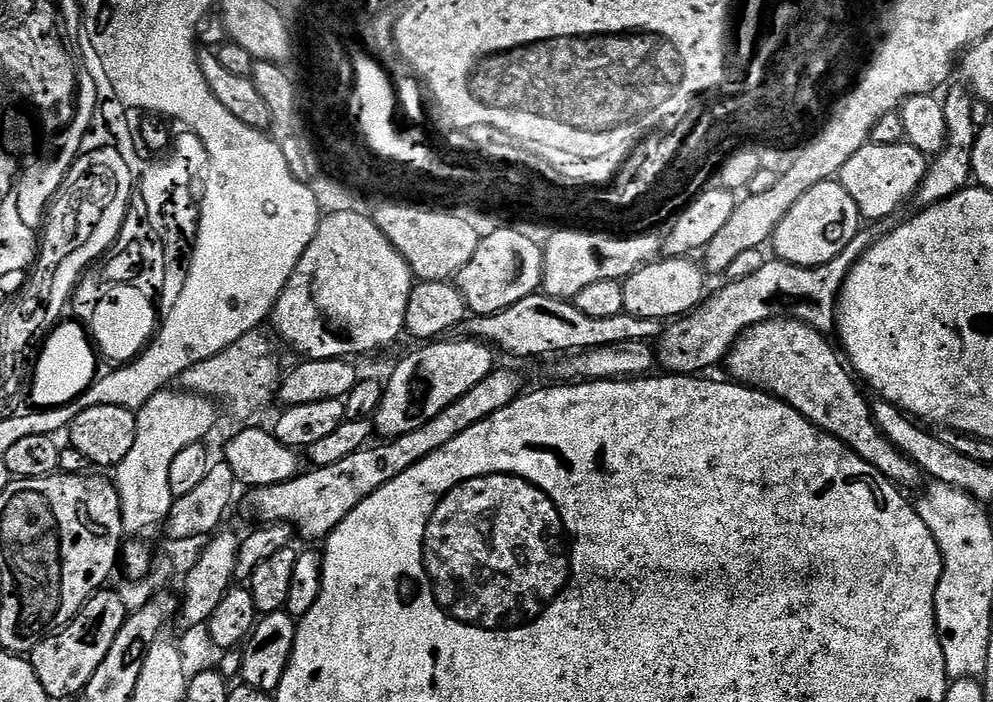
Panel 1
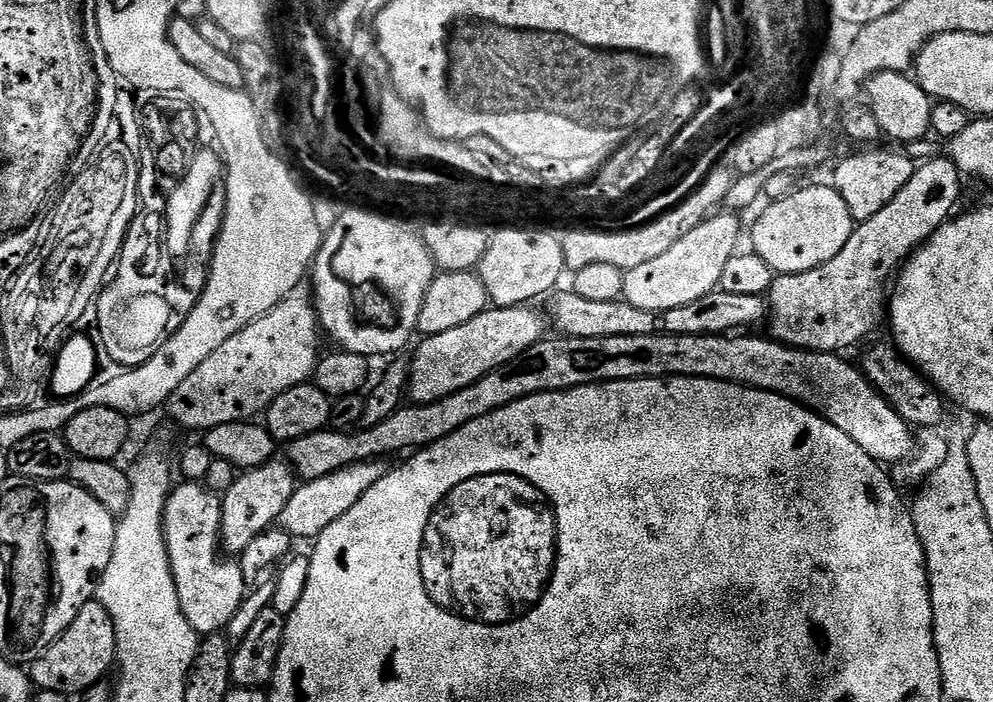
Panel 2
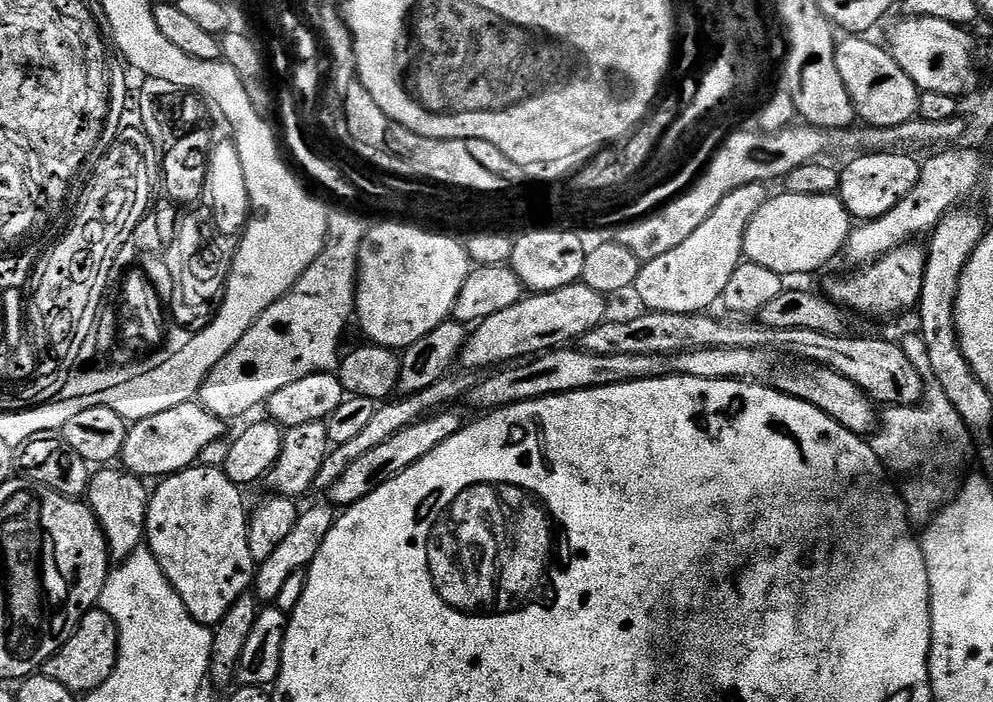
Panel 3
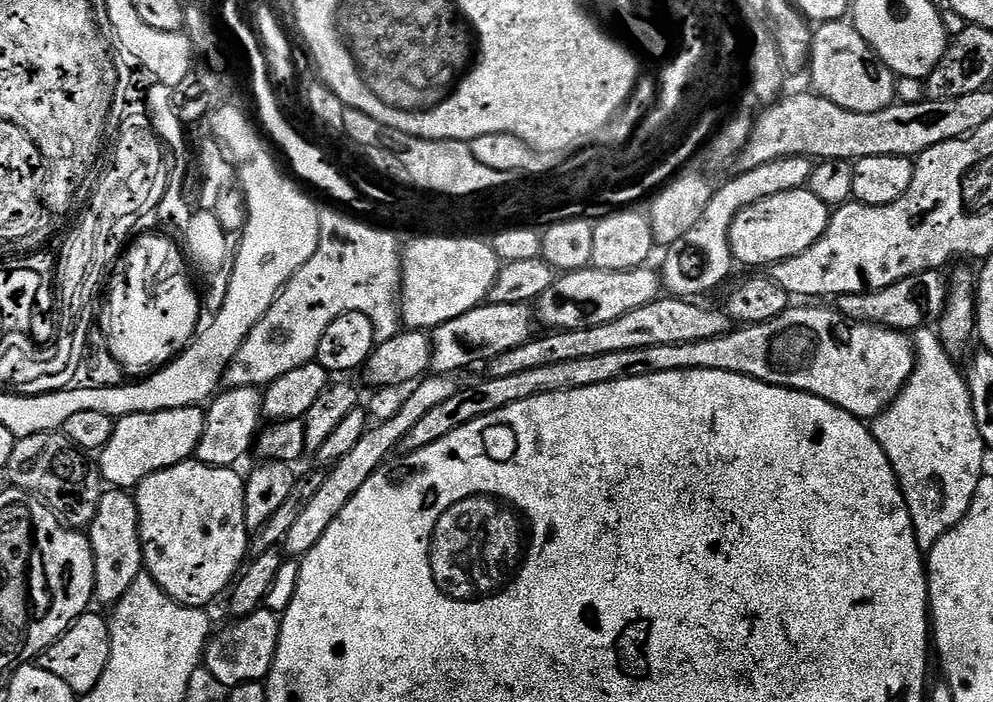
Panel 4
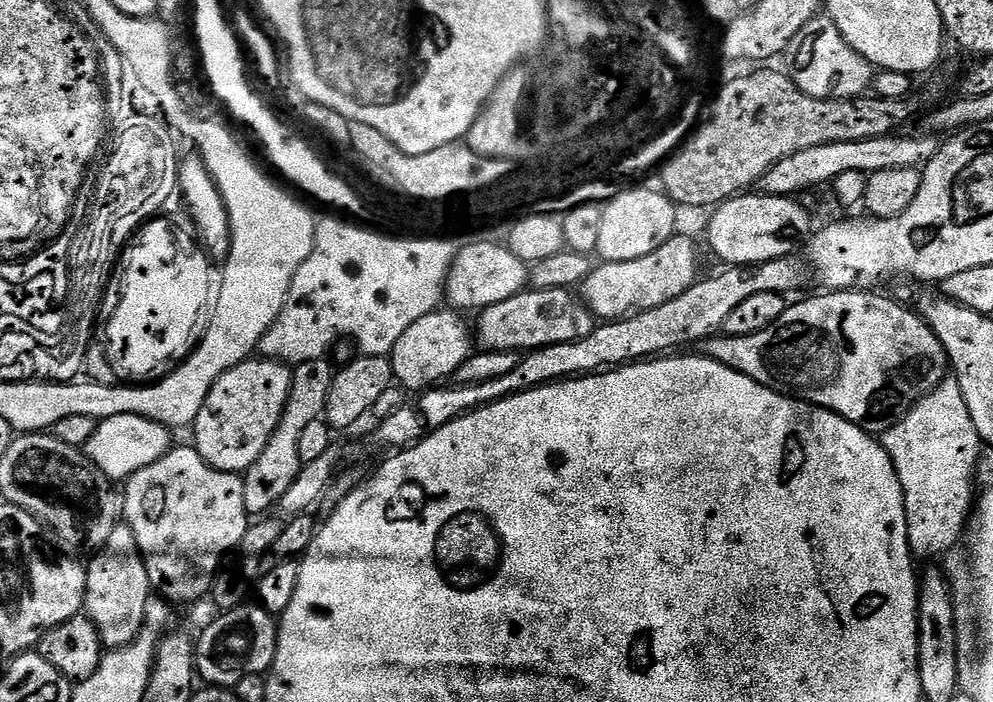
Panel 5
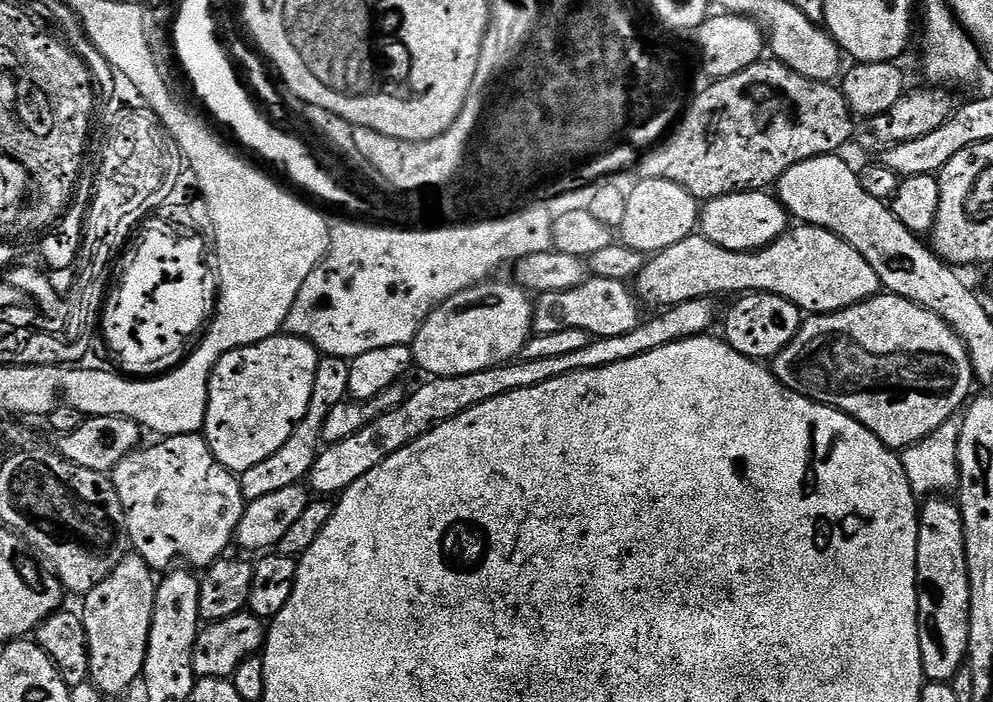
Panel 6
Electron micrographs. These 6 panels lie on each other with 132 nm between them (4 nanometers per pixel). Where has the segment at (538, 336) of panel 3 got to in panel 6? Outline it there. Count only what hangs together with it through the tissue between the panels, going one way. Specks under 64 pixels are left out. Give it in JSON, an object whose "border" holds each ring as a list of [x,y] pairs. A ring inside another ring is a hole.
{"border":[[[797,223],[791,230],[784,232],[772,244],[758,248],[754,252],[735,252],[726,250],[703,234],[693,234],[682,238],[682,242],[674,242],[666,250],[649,255],[644,261],[644,268],[635,278],[634,291],[645,305],[657,304],[657,309],[672,308],[682,302],[691,300],[707,300],[716,296],[739,297],[741,294],[771,292],[773,296],[786,298],[794,307],[804,314],[822,312],[840,312],[855,304],[861,304],[870,296],[881,291],[878,274],[874,274],[874,266],[854,250],[838,234],[813,224]]]}

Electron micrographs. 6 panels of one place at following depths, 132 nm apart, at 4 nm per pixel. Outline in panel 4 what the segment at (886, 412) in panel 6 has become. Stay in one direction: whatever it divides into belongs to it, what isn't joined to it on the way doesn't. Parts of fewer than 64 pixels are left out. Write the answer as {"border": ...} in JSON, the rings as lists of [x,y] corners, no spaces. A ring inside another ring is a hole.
{"border":[[[792,306],[769,324],[740,326],[725,336],[706,338],[706,342],[642,346],[642,350],[617,350],[594,358],[577,358],[574,362],[553,362],[550,366],[509,374],[506,378],[488,376],[469,388],[468,385],[461,387],[454,398],[434,406],[434,410],[425,414],[414,430],[406,434],[402,444],[408,452],[417,452],[438,442],[438,438],[446,438],[446,434],[454,434],[454,430],[466,426],[466,422],[514,406],[514,402],[526,402],[526,398],[538,394],[582,390],[586,386],[602,386],[606,382],[646,378],[646,374],[666,374],[674,370],[722,370],[742,374],[763,384],[809,392],[860,420],[871,422],[898,398],[916,365],[916,352],[911,339],[892,328],[853,323],[848,336],[844,336],[844,317],[828,308]]]}

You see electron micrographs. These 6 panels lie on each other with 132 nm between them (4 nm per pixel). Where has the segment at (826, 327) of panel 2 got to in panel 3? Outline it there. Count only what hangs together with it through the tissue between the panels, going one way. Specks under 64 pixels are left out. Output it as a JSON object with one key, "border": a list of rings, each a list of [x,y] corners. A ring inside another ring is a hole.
{"border":[[[905,242],[879,256],[877,260],[865,263],[857,272],[845,280],[832,276],[822,287],[823,295],[829,296],[835,304],[841,304],[849,313],[861,312],[864,316],[888,316],[906,308],[915,309],[922,294],[922,278],[926,270],[928,253],[923,243]]]}

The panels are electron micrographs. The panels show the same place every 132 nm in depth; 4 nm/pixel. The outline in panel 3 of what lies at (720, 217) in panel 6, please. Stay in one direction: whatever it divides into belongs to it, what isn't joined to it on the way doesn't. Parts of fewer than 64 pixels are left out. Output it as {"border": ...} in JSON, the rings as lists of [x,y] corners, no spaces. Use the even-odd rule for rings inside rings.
{"border":[[[785,191],[783,195],[773,195],[758,214],[750,218],[750,226],[746,226],[744,235],[744,256],[747,263],[766,266],[766,270],[774,270],[785,278],[816,272],[843,253],[854,227],[853,217],[836,194],[815,196]]]}

